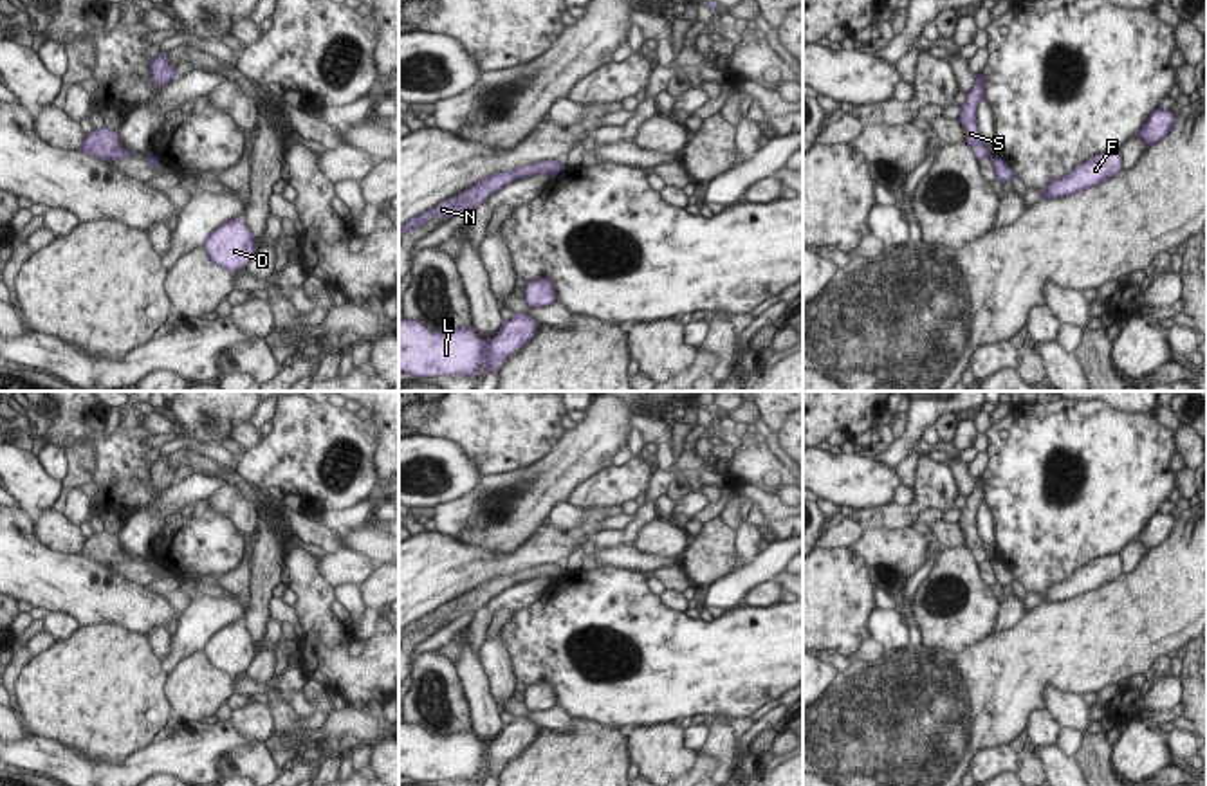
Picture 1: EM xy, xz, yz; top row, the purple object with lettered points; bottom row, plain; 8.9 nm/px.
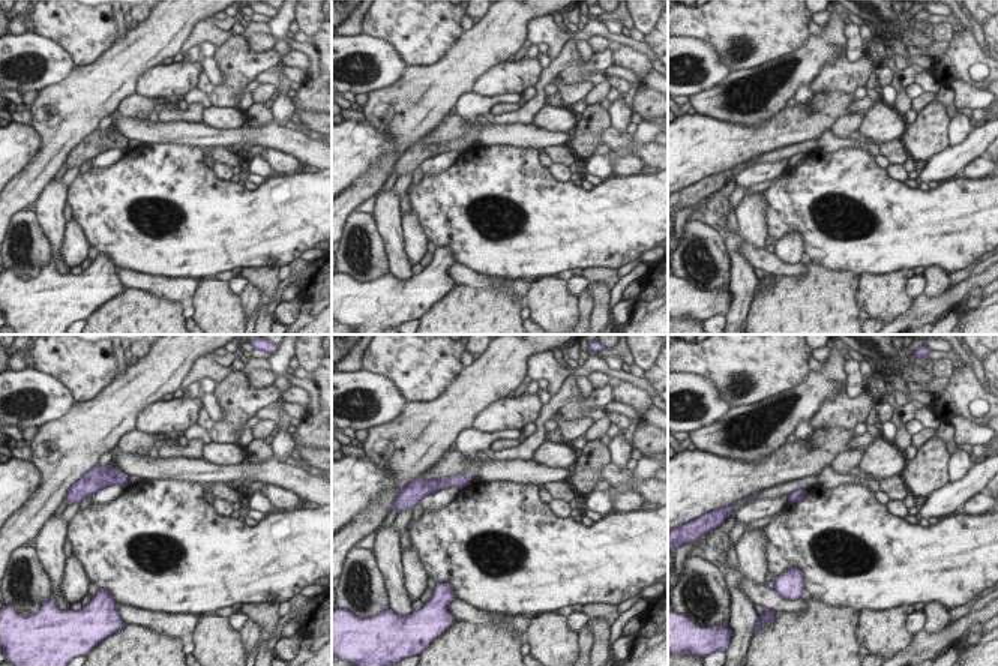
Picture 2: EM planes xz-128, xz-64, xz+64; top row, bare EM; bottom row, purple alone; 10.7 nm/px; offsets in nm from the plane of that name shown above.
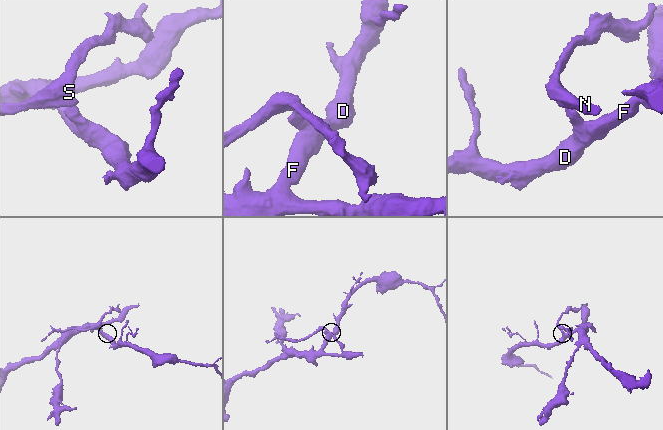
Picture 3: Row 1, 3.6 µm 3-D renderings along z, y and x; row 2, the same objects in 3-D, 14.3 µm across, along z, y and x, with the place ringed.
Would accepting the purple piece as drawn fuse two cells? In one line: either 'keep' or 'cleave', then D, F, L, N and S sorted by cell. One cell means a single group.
cleave | D F L / N S

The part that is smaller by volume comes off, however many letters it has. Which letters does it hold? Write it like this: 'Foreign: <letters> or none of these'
Foreign: N, S

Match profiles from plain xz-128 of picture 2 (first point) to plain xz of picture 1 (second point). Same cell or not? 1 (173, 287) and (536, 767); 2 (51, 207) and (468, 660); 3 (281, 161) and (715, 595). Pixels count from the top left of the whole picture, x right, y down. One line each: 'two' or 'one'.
1: two
2: one
3: two

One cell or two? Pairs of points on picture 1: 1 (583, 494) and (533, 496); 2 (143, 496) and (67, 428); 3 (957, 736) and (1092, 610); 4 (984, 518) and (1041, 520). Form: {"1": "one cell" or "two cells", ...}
{"1": "two cells", "2": "one cell", "3": "one cell", "4": "two cells"}

